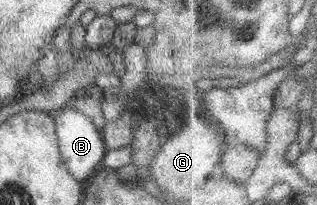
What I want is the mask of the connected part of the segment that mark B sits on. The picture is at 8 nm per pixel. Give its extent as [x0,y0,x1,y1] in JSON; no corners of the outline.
[53,107,108,180]

